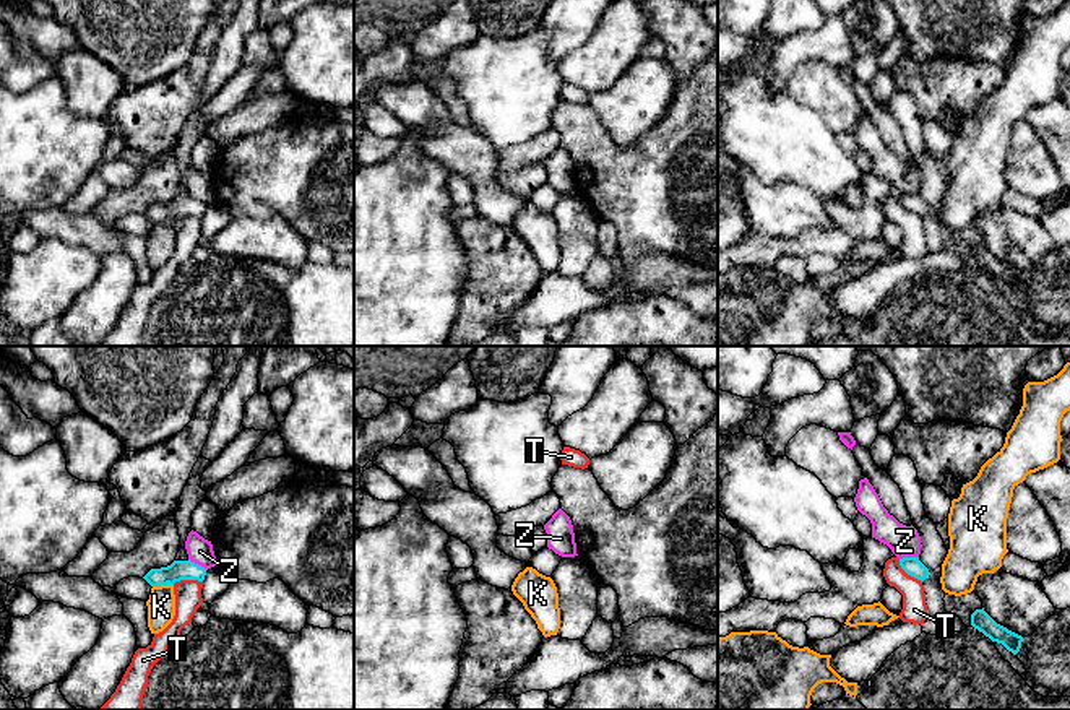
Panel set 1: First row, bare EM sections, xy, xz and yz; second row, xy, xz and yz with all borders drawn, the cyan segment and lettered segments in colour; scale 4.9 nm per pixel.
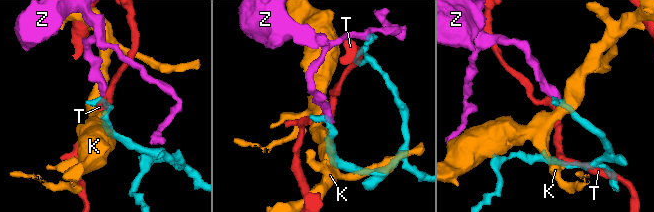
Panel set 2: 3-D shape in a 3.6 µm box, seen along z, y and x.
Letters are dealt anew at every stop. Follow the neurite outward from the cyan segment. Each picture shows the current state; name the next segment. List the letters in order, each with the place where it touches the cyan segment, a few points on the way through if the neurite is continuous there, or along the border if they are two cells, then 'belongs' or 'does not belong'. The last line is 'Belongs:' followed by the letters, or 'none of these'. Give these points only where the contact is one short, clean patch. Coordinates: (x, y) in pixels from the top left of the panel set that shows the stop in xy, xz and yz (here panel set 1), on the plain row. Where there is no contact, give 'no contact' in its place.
K: contact xy (163, 220); border xy (172, 220), (153, 223); does not belong
T: contact xy (187, 215); border xy (202, 216), (176, 216), (172, 220); does not belong
Z: contact yz (908, 194); border yz (918, 192), (903, 192), (900, 195); does not belong
Belongs: none of these

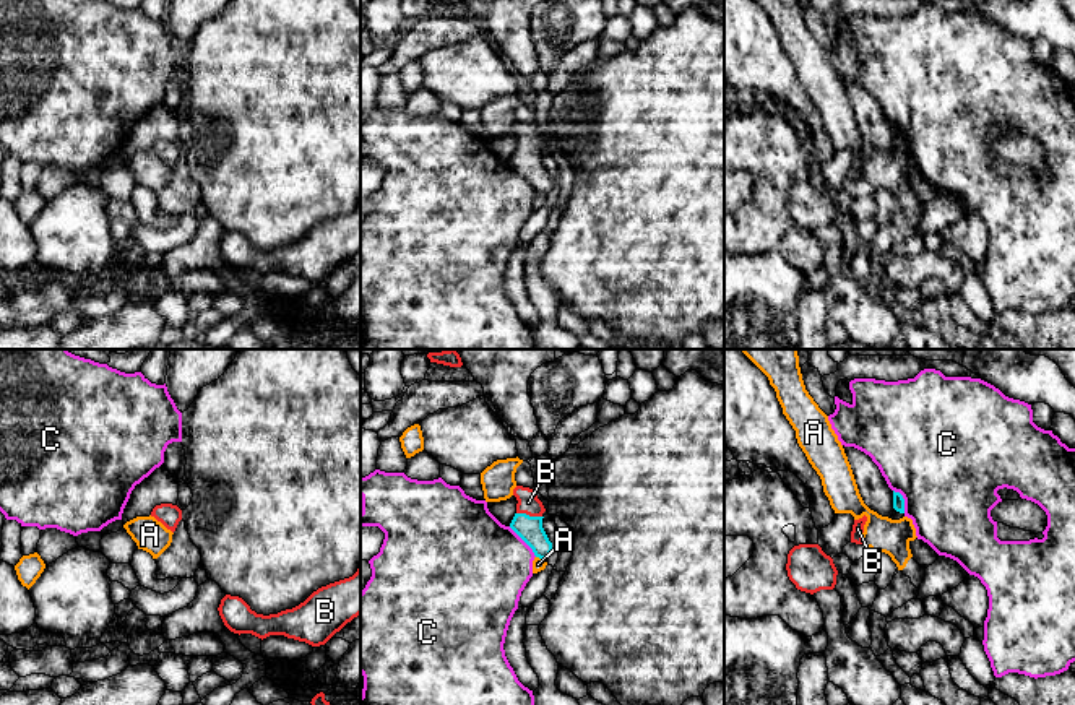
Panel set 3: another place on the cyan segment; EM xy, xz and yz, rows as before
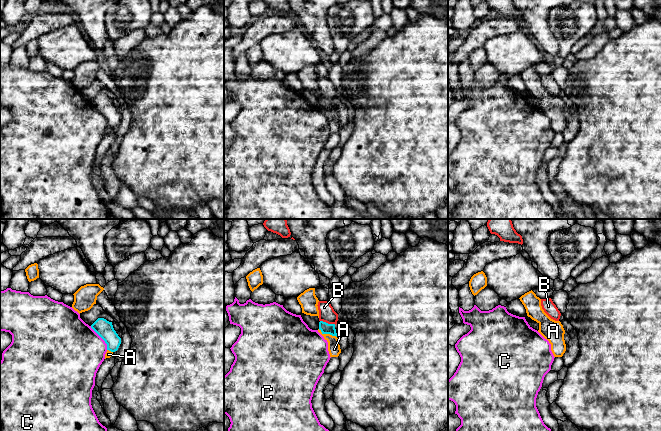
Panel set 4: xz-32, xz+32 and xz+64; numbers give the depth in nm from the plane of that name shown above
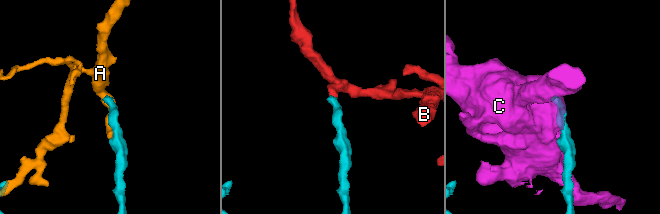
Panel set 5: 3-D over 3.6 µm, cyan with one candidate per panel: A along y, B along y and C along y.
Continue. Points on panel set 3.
A: contact xz (541, 194); does not belong
B: contact xz (528, 151); way xz (530, 164), (528, 151), (528, 138); belongs
C: contact xz (523, 176); does not belong
Belongs: B

